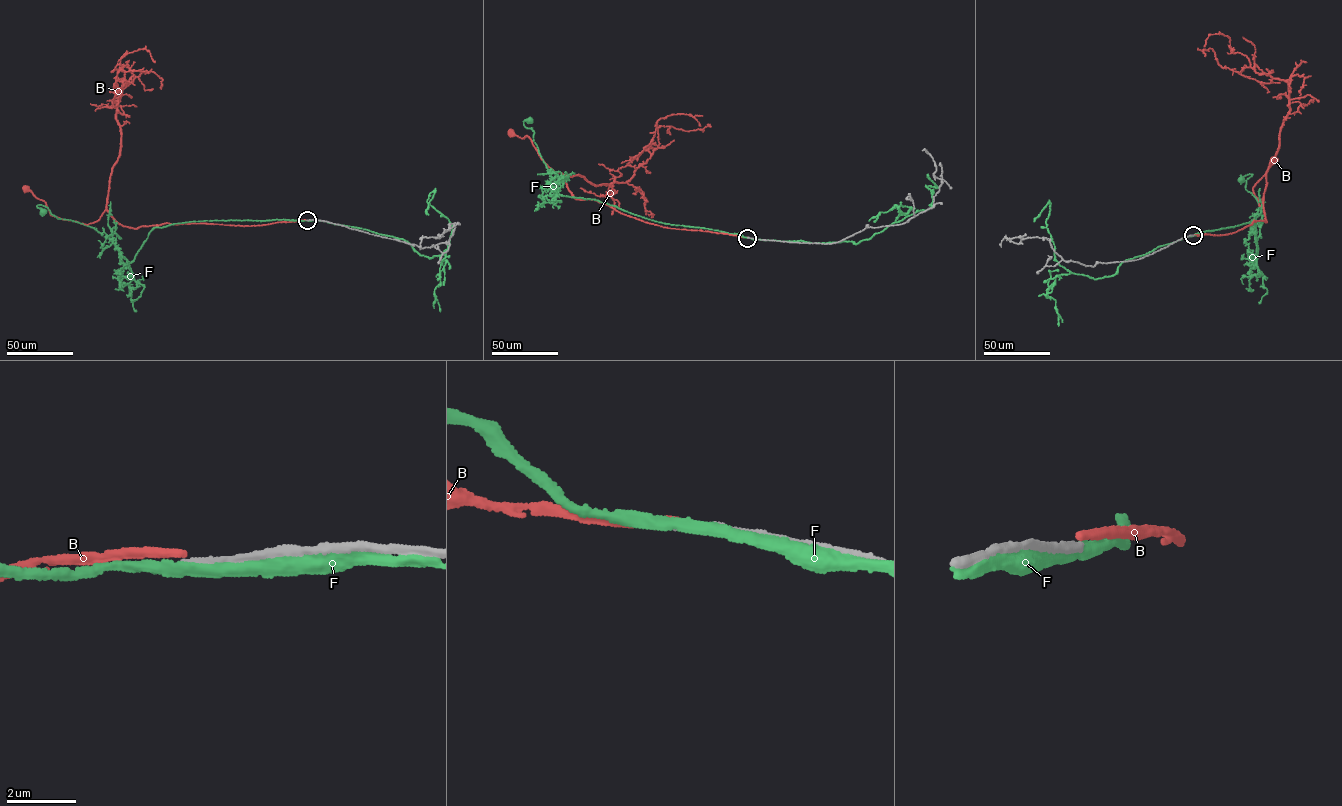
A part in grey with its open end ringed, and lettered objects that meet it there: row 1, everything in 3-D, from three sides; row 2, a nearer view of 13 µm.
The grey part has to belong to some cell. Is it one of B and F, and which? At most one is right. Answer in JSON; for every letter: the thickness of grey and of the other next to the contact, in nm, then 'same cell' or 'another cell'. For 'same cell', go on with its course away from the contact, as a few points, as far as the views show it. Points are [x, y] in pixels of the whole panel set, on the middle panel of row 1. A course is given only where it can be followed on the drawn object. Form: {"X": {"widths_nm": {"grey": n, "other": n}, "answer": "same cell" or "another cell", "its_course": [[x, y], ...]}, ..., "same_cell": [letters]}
{"B": {"widths_nm": {"grey": 240, "other": 260}, "answer": "another cell"}, "F": {"widths_nm": {"grey": 220, "other": 320}, "answer": "another cell"}, "same_cell": []}

